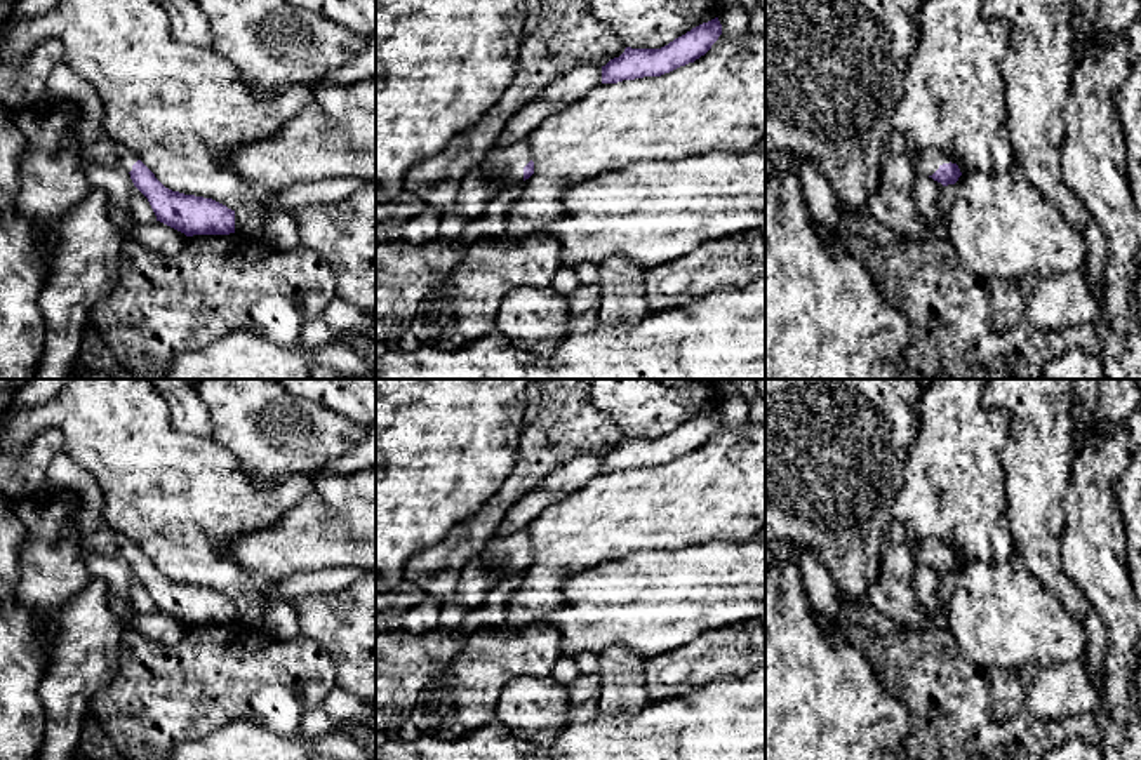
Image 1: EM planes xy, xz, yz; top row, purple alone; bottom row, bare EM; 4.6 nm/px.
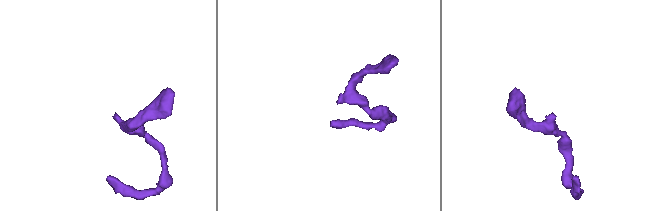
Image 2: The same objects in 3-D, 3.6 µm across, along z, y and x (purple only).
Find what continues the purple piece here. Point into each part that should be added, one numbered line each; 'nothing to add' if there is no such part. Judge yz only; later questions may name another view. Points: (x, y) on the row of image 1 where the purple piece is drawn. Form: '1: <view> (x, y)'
1: yz (929, 160)

